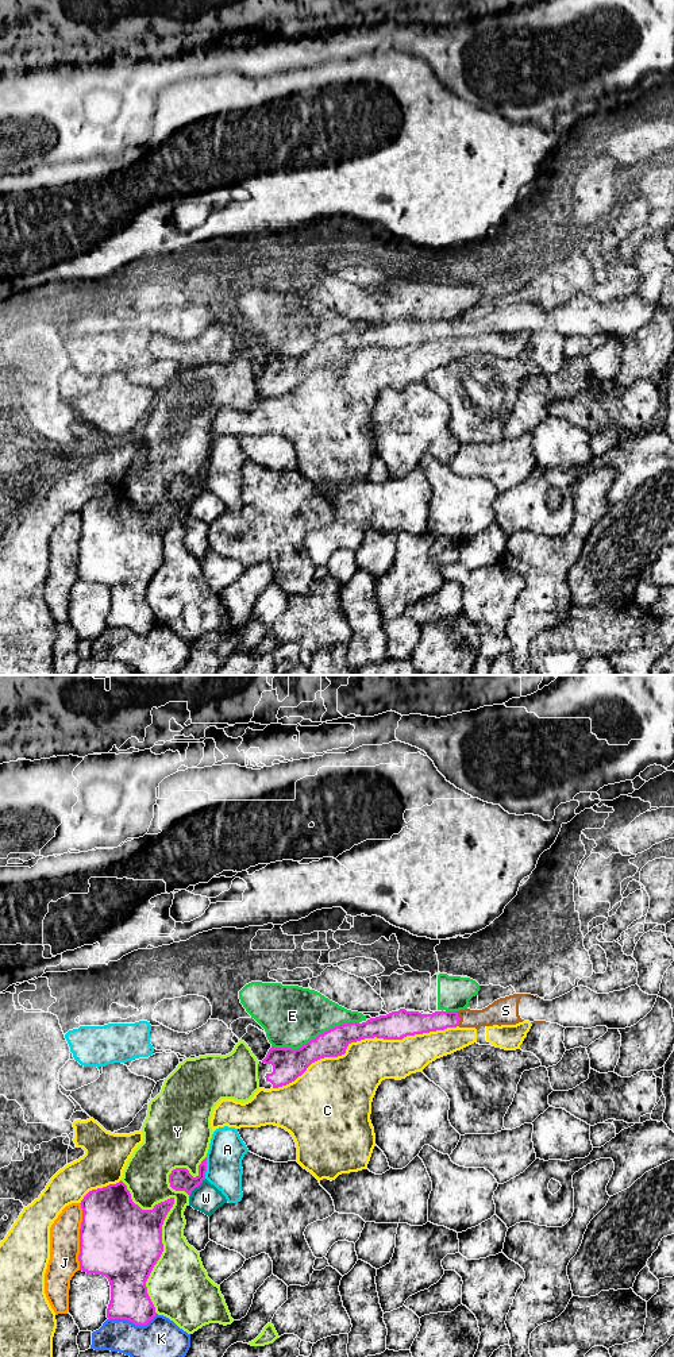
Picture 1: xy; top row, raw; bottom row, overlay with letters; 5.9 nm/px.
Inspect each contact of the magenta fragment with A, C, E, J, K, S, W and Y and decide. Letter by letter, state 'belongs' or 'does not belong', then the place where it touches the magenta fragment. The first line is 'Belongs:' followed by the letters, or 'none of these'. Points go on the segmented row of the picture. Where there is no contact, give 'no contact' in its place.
Belongs: S
A: does not belong; contact xy (205, 1168)
C: does not belong; contact xy (364, 1039)
E: does not belong; contact xy (316, 1037)
J: does not belong; contact xy (80, 1237)
K: does not belong; contact xy (133, 1322)
S: belongs; contact xy (459, 1018)
W: does not belong; contact xy (196, 1186)
Y: does not belong; contact xy (161, 1226)

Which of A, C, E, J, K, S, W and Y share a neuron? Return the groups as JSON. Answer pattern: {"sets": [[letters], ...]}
{"sets": [["A"], ["C"], ["E"], ["J"], ["K"], ["S"], ["W"], ["Y"]]}

